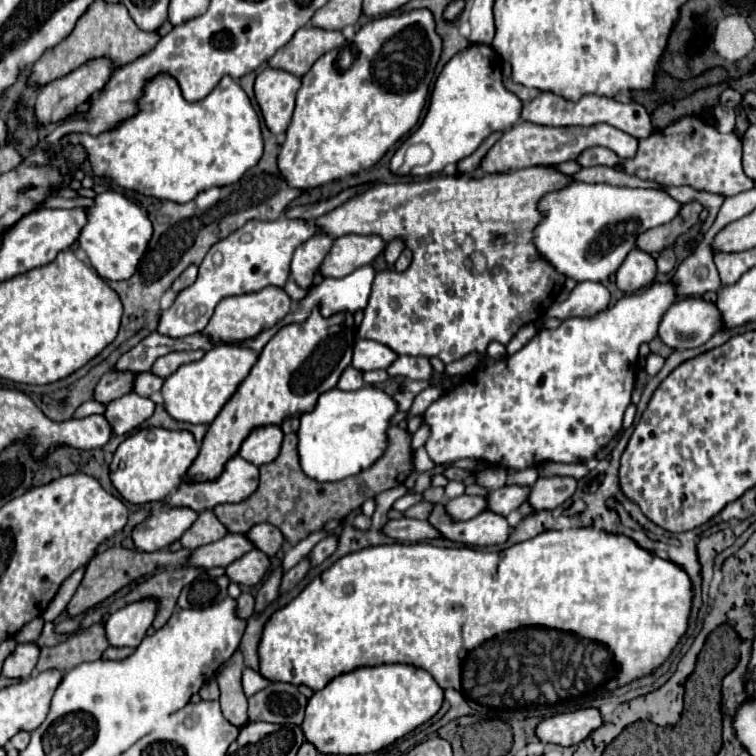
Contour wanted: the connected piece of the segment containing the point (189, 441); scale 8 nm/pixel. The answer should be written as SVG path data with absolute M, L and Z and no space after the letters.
M143 427L129 435L115 451L111 461L111 481L121 497L129 503L163 501L179 487L189 465L197 457L199 447L189 431L169 431L159 427Z

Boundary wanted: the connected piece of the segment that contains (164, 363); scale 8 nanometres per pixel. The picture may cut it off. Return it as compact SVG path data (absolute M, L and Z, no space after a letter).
M197 349L197 351L175 351L175 353L167 353L163 357L159 357L155 363L153 363L153 373L159 375L159 377L169 377L171 373L175 373L181 365L185 363L193 363L193 361L199 361L201 357L205 355L203 349Z

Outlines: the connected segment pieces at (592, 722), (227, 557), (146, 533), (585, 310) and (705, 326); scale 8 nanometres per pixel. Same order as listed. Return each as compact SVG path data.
M579 709L571 713L553 715L539 723L537 737L543 743L555 743L561 747L571 747L589 737L591 731L599 729L603 723L599 709Z
M227 533L223 539L197 547L191 555L189 565L201 567L201 569L211 569L211 567L227 567L245 553L255 549L253 541L247 535L235 535Z
M171 507L147 517L143 523L139 523L133 529L131 537L139 551L147 551L147 553L159 551L179 541L181 535L195 523L197 517L199 513L193 509Z
M583 281L579 283L567 301L553 303L547 311L549 317L569 319L569 317L595 317L609 307L609 291L601 283Z
M701 297L677 299L659 325L659 337L671 349L693 349L707 343L723 329L723 317L715 303Z

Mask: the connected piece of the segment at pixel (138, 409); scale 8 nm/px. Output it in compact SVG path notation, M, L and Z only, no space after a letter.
M127 393L107 405L105 417L111 423L113 435L127 435L141 427L151 413L155 413L155 401L139 397L137 393Z

